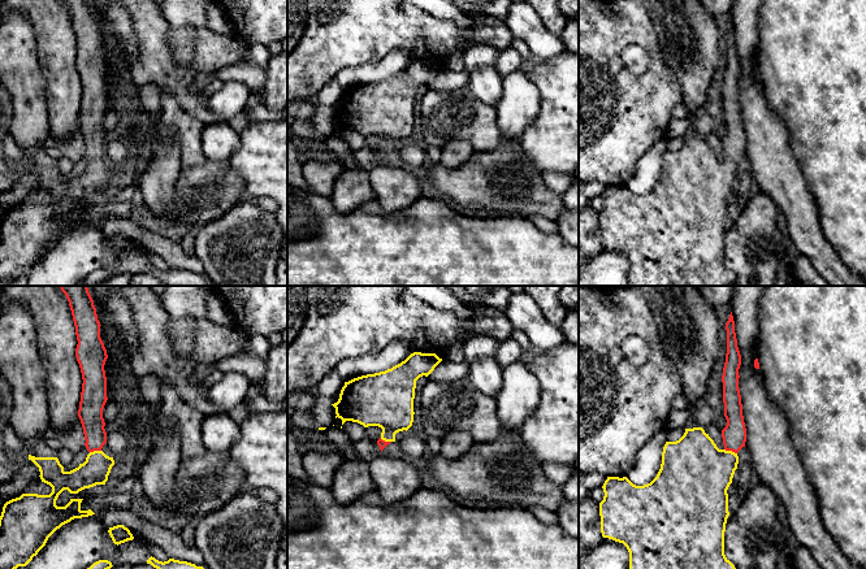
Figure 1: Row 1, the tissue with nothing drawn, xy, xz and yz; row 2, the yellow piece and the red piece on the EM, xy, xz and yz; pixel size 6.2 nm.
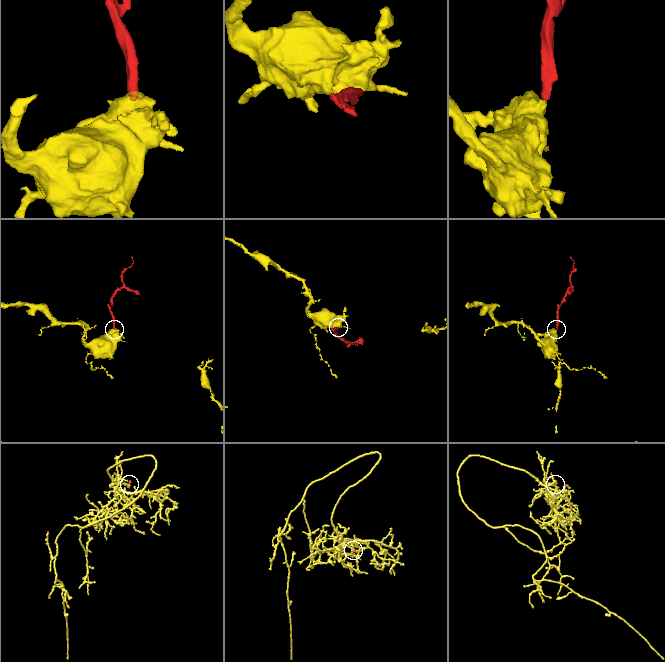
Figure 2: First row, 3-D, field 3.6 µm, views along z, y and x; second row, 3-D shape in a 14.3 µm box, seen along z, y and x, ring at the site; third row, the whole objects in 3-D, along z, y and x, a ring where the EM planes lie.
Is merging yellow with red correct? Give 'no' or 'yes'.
yes

